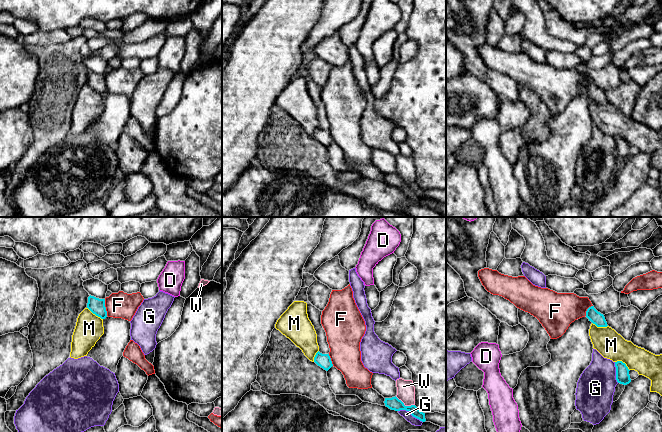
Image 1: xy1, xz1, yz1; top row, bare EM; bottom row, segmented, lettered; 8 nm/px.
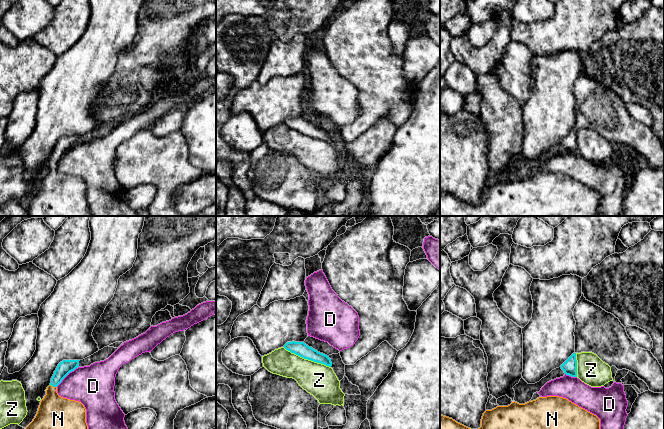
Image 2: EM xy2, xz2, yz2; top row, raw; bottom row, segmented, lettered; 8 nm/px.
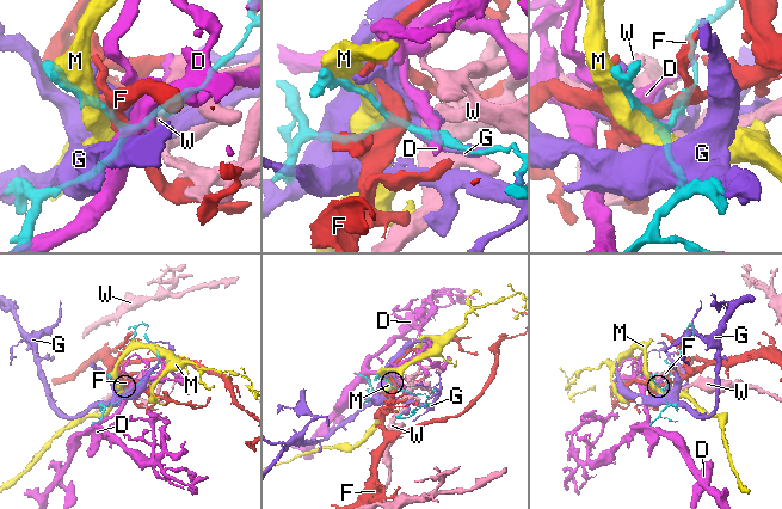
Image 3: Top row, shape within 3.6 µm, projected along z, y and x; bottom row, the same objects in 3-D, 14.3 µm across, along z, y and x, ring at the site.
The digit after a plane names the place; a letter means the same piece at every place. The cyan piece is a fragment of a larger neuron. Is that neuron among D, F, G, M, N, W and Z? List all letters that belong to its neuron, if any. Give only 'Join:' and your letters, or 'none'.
Join: N

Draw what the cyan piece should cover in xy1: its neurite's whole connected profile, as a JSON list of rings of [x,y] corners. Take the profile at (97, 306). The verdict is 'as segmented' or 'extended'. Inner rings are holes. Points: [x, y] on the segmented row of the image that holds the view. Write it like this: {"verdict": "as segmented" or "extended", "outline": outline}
{"verdict": "as segmented", "outline": [[[94,296],[88,297],[87,308],[96,316],[101,319],[105,319],[107,317],[107,311],[105,307],[105,299],[99,299]]]}

